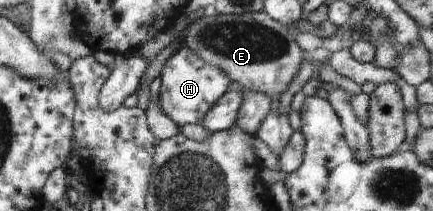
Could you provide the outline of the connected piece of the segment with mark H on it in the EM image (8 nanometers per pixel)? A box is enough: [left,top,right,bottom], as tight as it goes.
[159,44,230,126]

